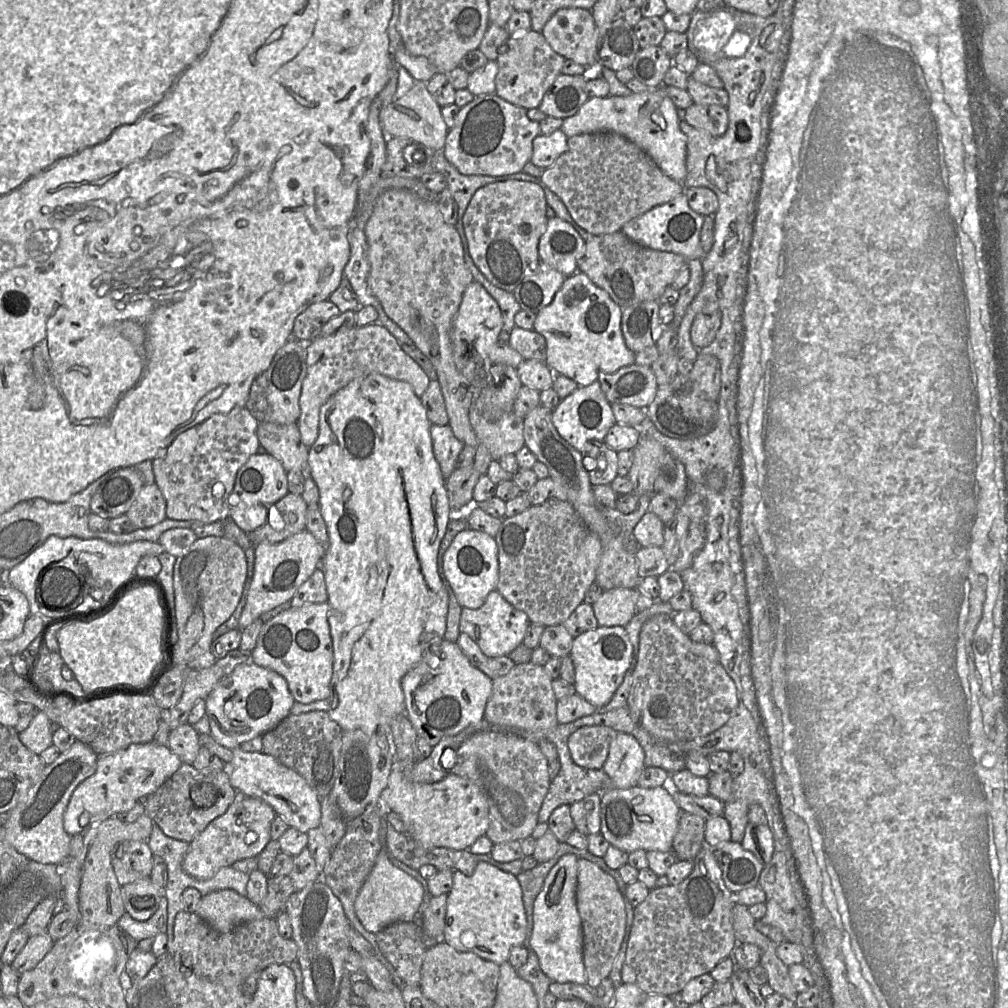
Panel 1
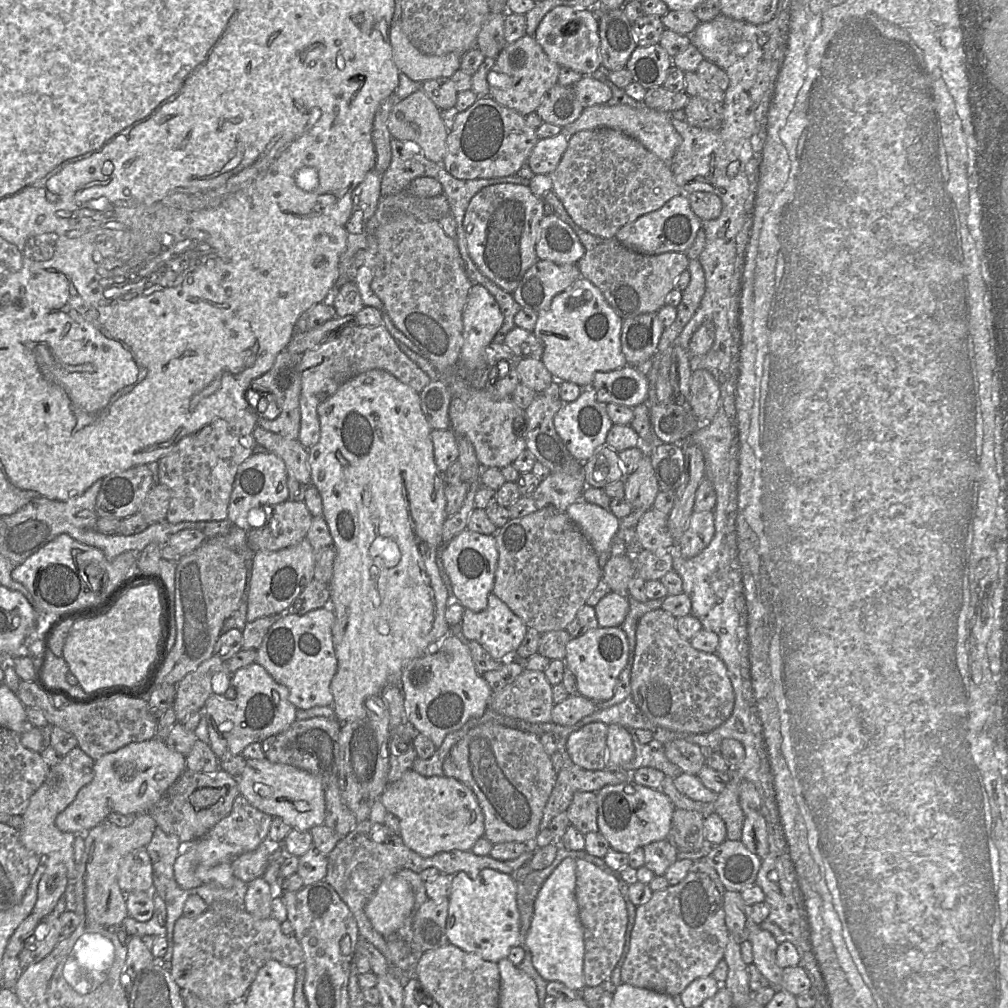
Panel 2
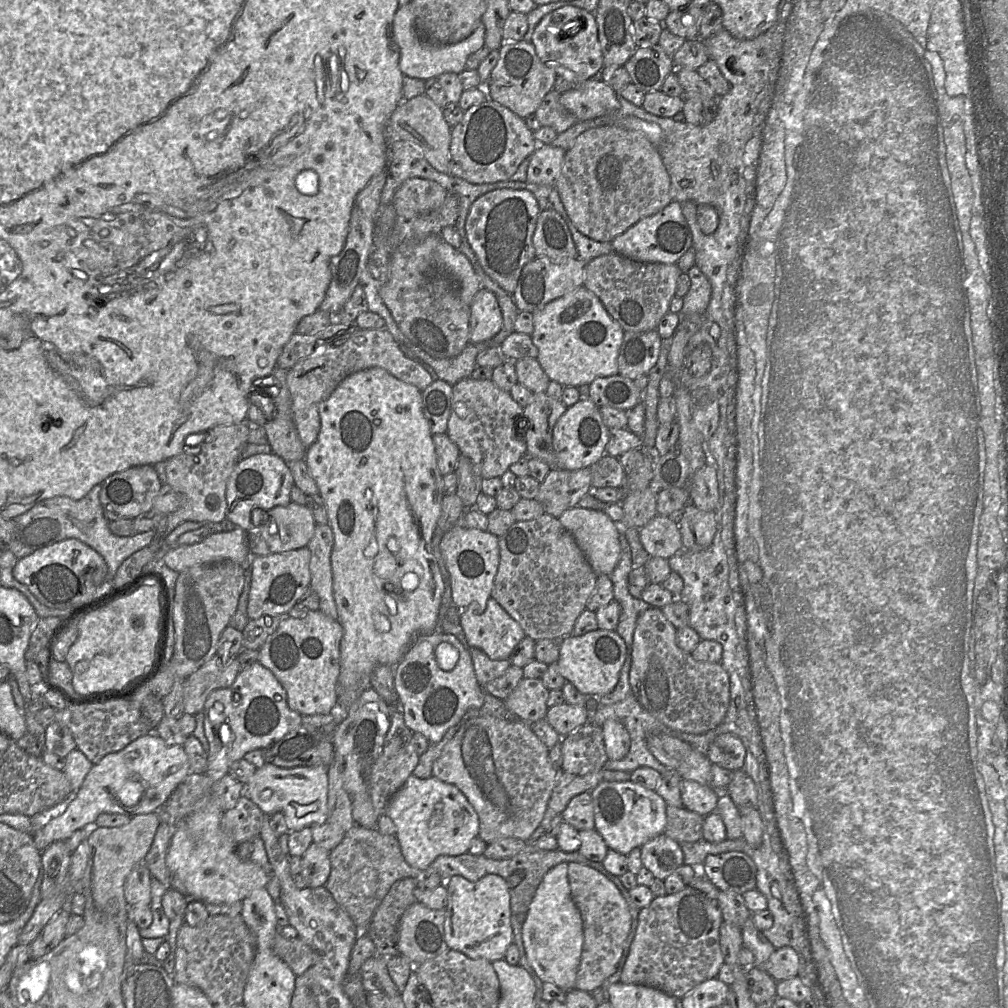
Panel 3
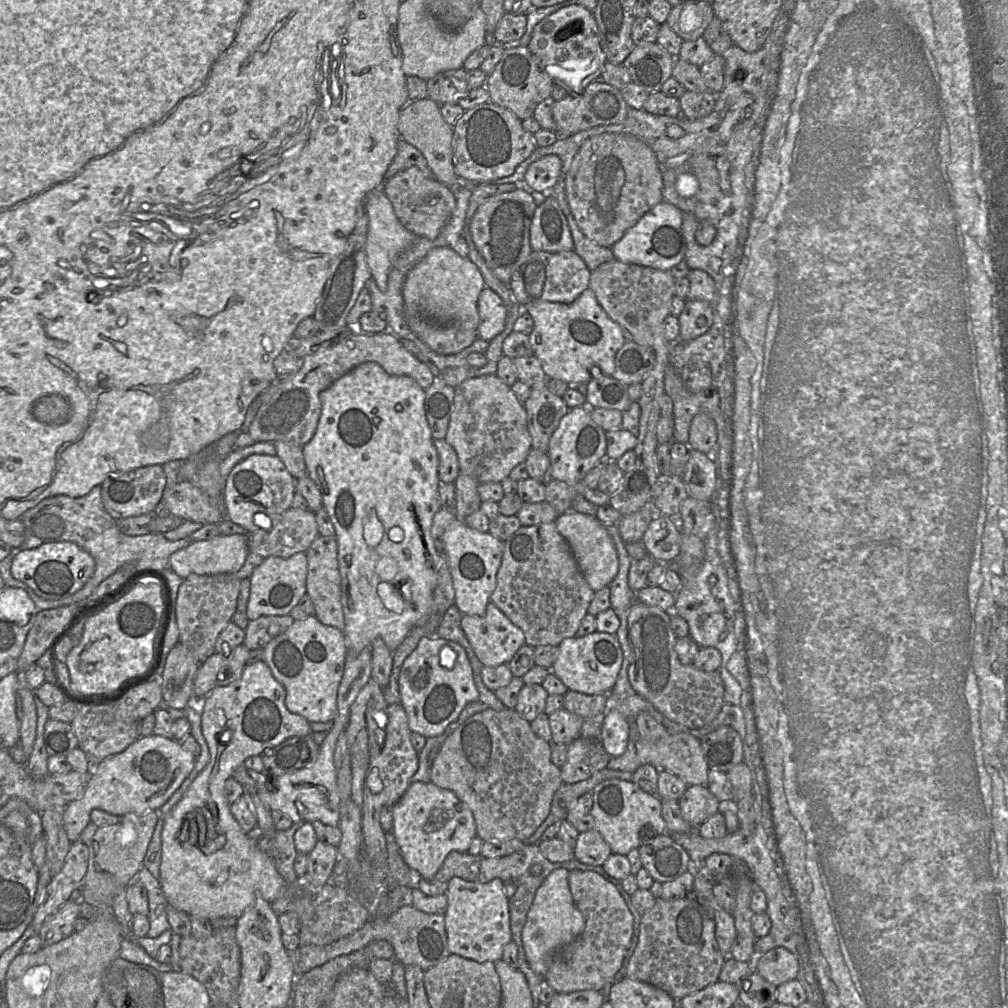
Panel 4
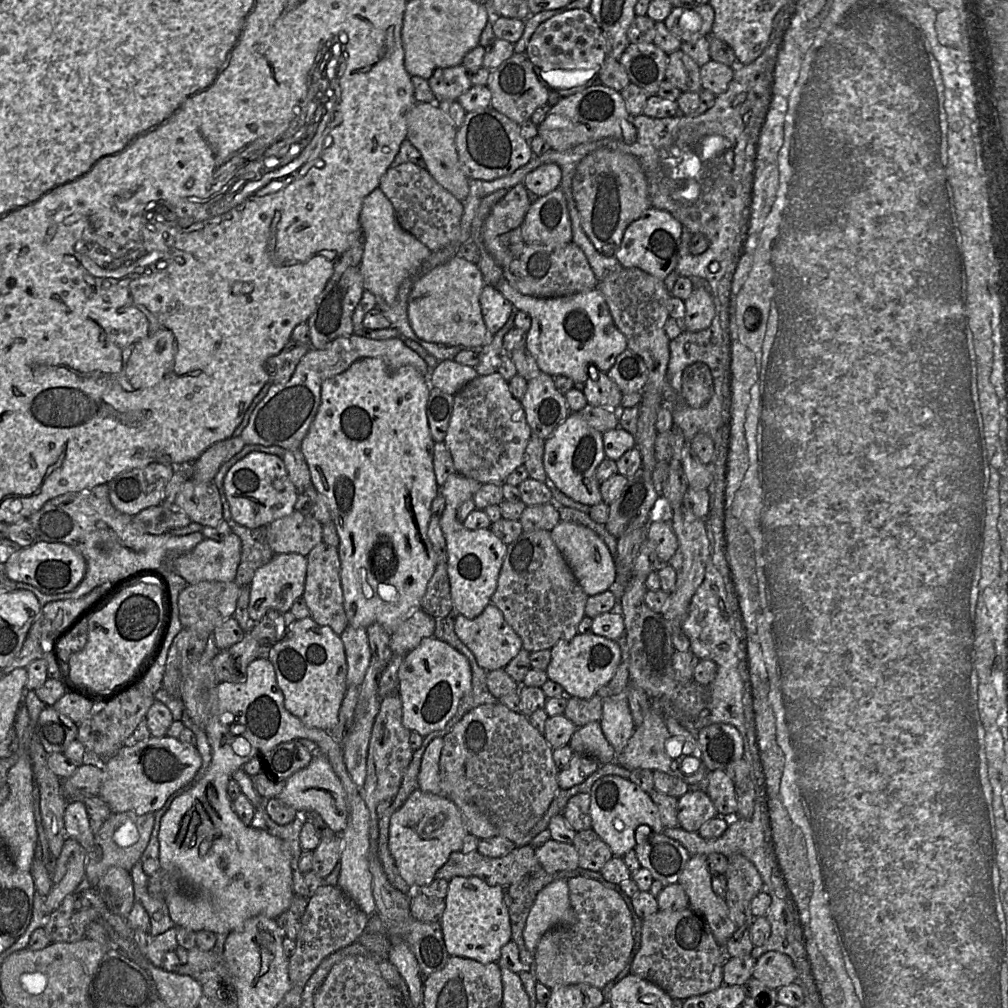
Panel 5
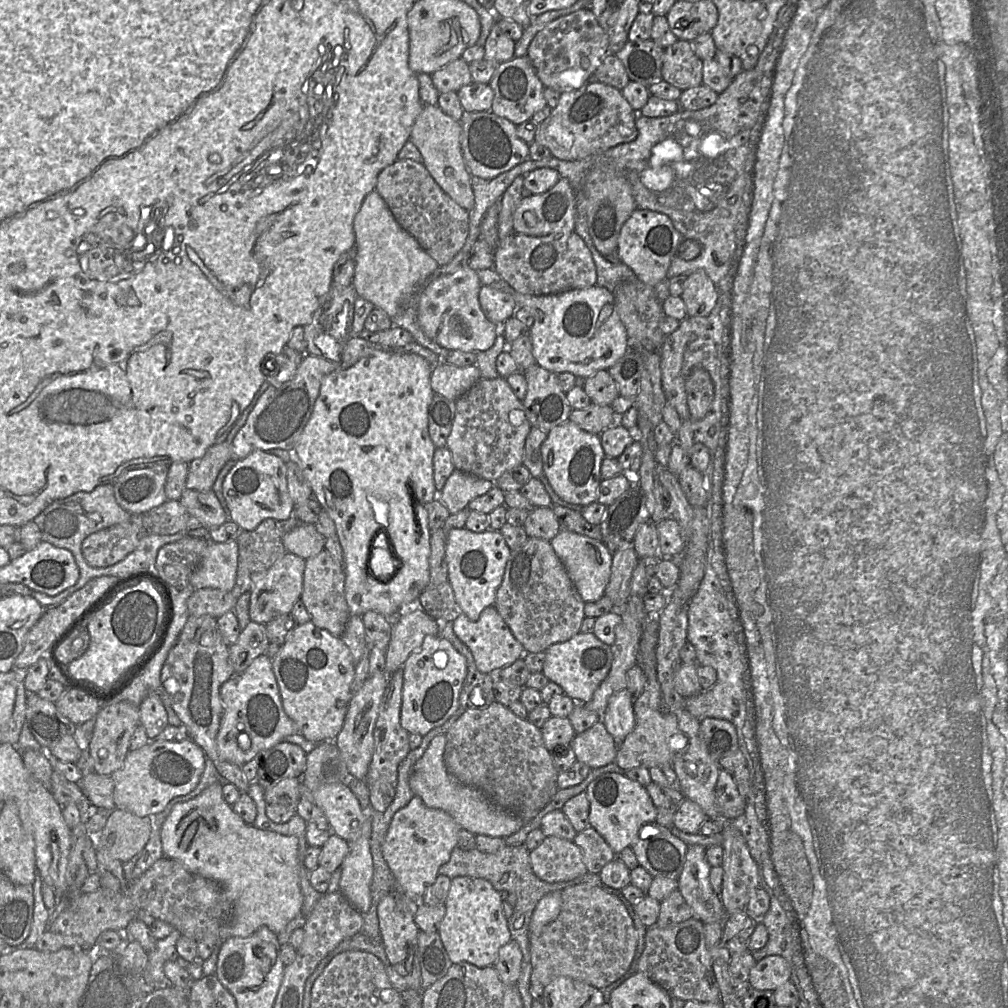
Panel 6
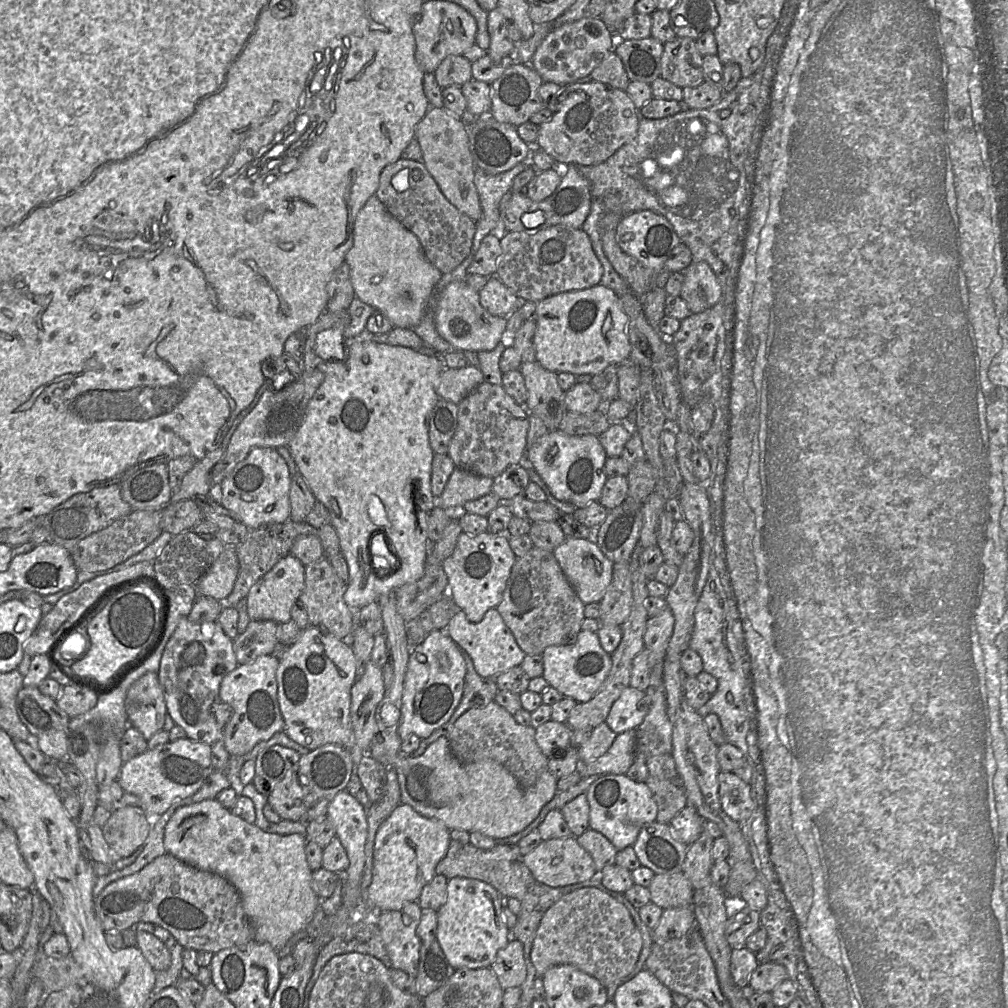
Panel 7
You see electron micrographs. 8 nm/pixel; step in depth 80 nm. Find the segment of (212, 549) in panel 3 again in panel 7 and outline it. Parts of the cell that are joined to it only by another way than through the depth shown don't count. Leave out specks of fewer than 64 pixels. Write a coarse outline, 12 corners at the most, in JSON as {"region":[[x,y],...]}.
{"region":[[236,545],[196,583],[199,595],[225,601],[239,571]]}

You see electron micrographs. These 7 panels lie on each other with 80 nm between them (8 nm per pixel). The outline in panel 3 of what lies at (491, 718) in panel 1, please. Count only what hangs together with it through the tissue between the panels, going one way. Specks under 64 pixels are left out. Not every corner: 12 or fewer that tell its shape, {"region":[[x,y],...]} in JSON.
{"region":[[522,678],[503,702],[523,721],[546,719],[549,691]]}

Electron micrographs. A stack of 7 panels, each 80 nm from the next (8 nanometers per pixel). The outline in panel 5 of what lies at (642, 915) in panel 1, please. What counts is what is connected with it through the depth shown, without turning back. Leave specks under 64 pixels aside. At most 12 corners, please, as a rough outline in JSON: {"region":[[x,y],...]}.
{"region":[[699,913],[642,919],[631,973],[672,999],[723,985],[727,956]]}

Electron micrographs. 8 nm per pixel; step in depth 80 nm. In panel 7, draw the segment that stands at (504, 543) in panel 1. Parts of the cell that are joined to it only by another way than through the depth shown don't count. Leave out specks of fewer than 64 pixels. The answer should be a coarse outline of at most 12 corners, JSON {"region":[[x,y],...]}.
{"region":[[553,552],[516,557],[496,609],[527,655],[573,643],[585,604]]}

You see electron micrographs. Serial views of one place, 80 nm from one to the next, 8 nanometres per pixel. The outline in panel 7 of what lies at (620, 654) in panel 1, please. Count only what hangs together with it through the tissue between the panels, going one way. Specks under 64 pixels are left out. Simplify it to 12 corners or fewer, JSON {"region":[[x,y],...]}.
{"region":[[597,633],[546,647],[544,679],[587,702],[612,666]]}

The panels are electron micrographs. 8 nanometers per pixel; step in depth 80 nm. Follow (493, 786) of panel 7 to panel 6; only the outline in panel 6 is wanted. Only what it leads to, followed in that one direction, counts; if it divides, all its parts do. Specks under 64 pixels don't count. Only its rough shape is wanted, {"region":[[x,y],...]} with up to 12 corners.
{"region":[[446,736],[412,767],[409,786],[474,835],[507,838],[525,824],[447,772]]}

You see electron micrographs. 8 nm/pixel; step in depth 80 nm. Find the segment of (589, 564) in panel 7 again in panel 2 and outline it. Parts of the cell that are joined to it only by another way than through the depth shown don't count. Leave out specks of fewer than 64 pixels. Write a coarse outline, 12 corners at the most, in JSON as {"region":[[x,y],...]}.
{"region":[[576,501],[566,514],[598,555],[611,552],[620,519]]}

